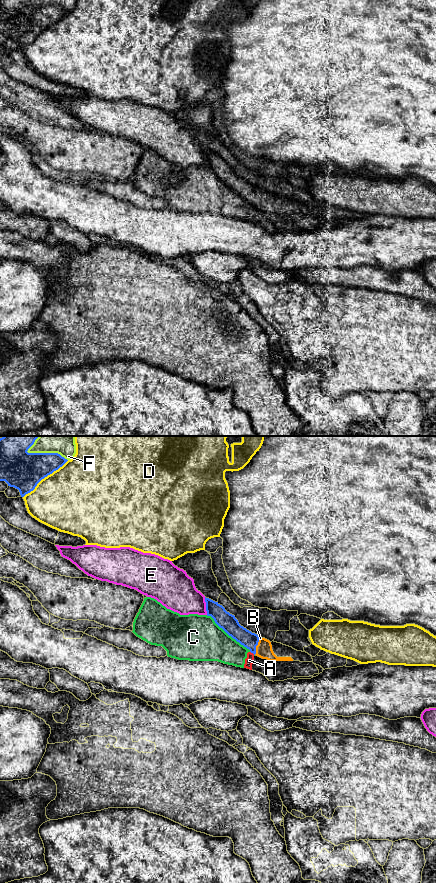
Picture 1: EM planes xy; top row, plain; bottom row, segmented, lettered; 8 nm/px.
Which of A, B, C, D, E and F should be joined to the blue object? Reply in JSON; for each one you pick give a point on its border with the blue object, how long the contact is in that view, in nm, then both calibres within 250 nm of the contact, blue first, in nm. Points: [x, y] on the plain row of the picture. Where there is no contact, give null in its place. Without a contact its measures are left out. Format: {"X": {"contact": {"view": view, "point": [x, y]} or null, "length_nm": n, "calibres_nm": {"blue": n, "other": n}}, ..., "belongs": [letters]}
{"B": {"contact": {"view": "xy", "point": [257, 196]}, "length_nm": 160, "calibres_nm": {"blue": 130, "other": 130}}, "belongs": ["B"]}

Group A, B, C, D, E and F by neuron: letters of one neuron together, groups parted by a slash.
A C / B / D / E / F

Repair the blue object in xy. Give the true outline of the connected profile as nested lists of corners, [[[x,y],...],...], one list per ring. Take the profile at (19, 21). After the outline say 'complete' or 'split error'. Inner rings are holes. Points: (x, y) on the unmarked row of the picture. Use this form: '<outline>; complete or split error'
[[[0,0],[0,33],[19,42],[21,49],[68,12],[58,5],[28,5],[29,0]]]; complete

